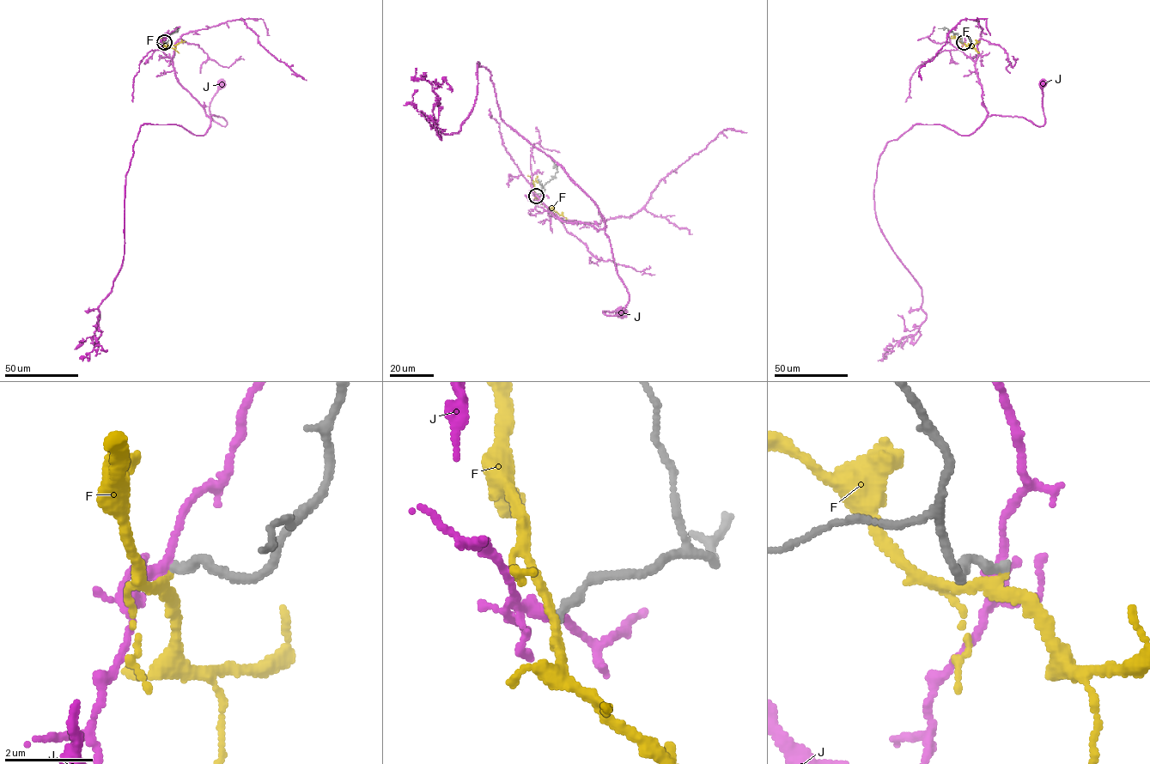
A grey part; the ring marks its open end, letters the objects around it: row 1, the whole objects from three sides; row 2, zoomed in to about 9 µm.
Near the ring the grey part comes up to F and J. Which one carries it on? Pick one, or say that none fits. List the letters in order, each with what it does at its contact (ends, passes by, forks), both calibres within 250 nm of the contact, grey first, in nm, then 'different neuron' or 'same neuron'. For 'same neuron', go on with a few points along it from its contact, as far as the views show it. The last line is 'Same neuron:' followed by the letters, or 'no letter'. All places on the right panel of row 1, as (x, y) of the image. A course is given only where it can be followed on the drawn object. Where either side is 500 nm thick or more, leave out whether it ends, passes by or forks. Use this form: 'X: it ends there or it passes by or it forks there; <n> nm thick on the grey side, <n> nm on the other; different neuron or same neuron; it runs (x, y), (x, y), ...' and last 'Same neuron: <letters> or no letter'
F: it passes by; 220 nm thick on the grey side, 200 nm on the other; different neuron
J: it passes by; 220 nm thick on the grey side, 240 nm on the other; different neuron
Same neuron: no letter

